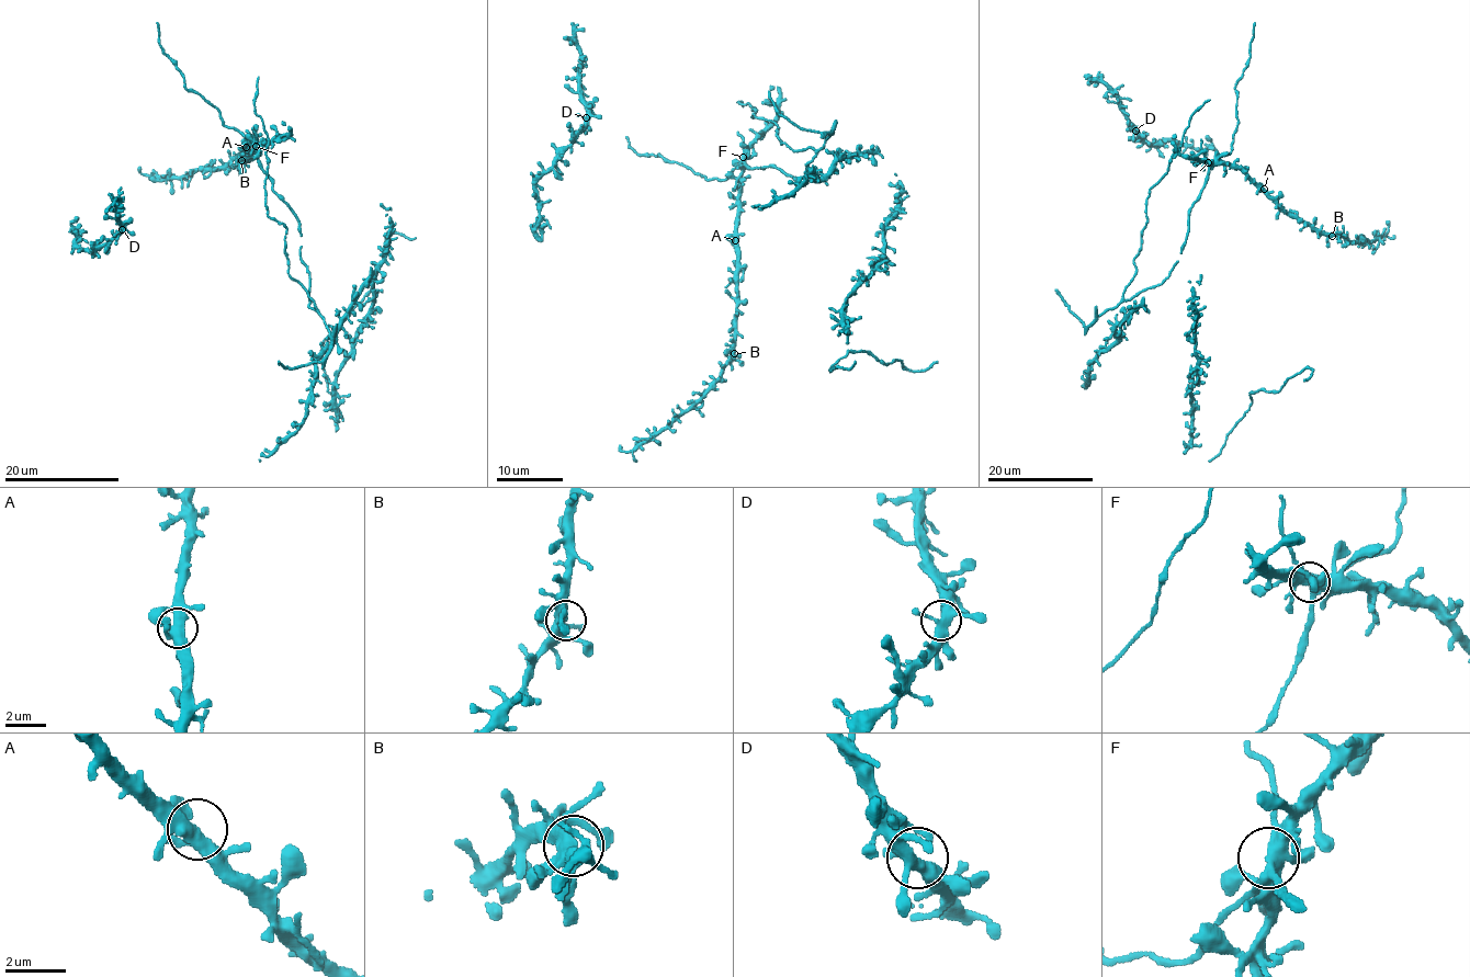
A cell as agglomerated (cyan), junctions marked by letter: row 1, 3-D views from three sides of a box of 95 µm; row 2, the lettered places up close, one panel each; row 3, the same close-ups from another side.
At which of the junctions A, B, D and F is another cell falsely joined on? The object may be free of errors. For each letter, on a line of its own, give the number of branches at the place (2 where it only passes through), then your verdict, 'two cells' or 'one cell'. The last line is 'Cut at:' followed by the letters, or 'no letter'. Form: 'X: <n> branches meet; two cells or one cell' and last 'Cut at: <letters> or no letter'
A: 5 branches meet; one cell
B: 5 branches meet; one cell
D: 5 branches meet; one cell
F: 5 branches meet; one cell
Cut at: no letter

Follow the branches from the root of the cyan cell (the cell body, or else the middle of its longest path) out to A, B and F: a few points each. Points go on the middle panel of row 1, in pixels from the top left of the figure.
A: (823, 147), (781, 144), (779, 126), (753, 116), (753, 106), (772, 103), (778, 114), (745, 157), (735, 240)
B: (823, 147), (781, 144), (779, 126), (753, 116), (753, 106), (772, 103), (778, 114), (742, 170), (734, 353)
F: (823, 147), (781, 144), (777, 124), (753, 116), (762, 103), (772, 103), (778, 114), (742, 157)

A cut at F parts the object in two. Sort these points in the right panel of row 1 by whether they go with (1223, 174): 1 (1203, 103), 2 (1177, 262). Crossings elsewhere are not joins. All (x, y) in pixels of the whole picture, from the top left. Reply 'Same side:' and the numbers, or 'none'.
Same side: 1, 2

